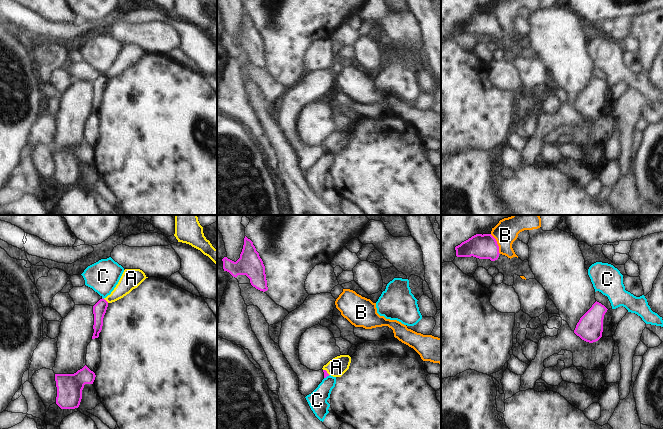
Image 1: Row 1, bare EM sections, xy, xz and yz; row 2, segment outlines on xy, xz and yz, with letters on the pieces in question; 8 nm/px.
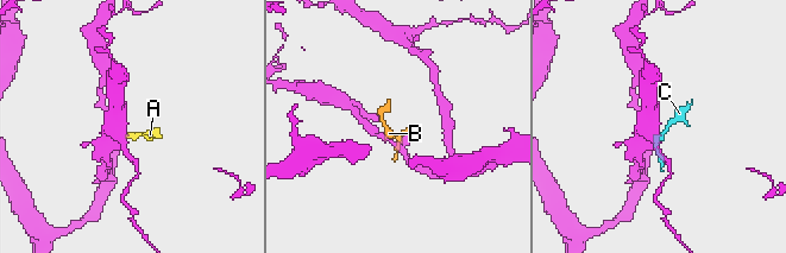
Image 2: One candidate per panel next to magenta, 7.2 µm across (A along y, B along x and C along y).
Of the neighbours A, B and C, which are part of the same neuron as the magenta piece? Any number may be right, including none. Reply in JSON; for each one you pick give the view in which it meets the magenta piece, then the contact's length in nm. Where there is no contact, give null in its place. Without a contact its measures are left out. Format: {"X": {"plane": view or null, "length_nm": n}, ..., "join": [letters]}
{"join": []}

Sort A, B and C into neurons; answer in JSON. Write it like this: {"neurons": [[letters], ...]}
{"neurons": [["A"], ["B"], ["C"]]}

